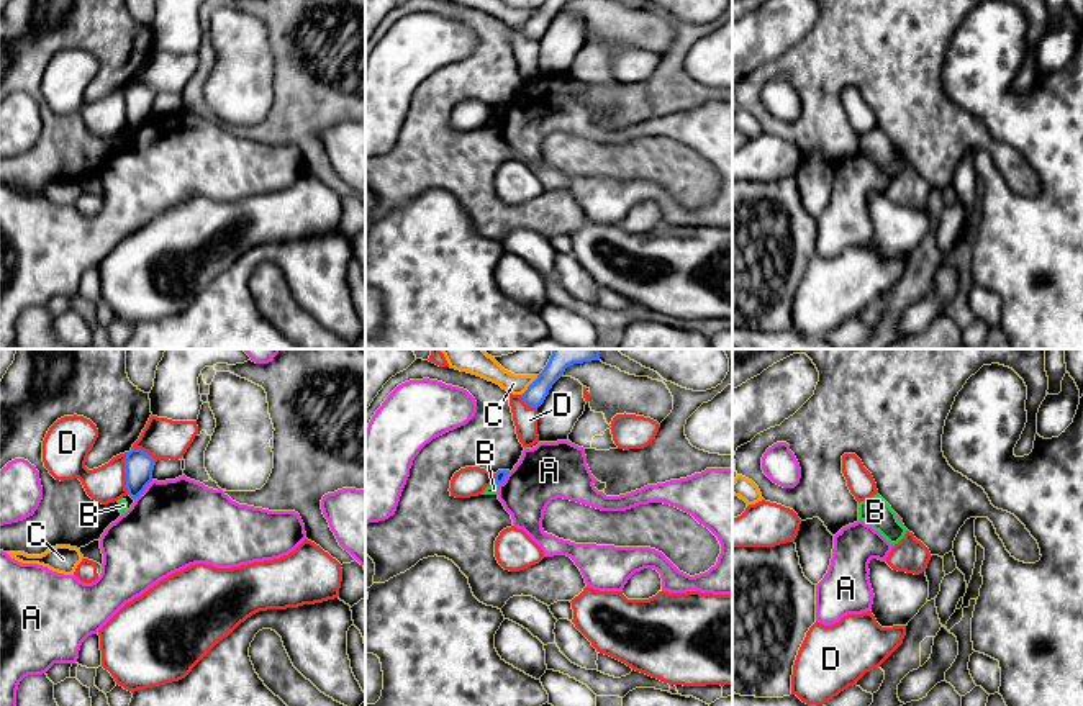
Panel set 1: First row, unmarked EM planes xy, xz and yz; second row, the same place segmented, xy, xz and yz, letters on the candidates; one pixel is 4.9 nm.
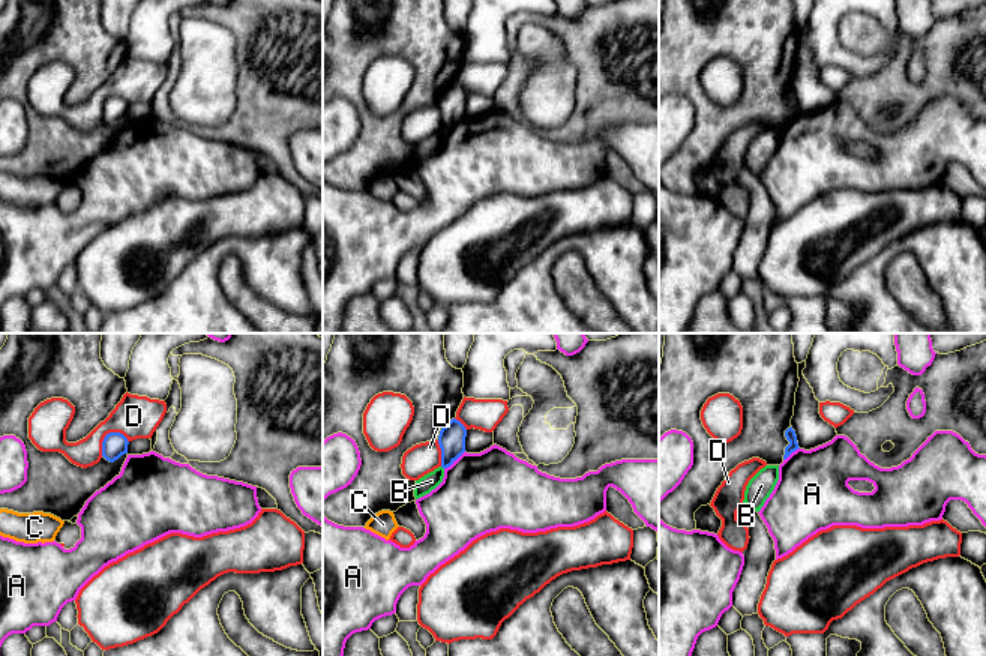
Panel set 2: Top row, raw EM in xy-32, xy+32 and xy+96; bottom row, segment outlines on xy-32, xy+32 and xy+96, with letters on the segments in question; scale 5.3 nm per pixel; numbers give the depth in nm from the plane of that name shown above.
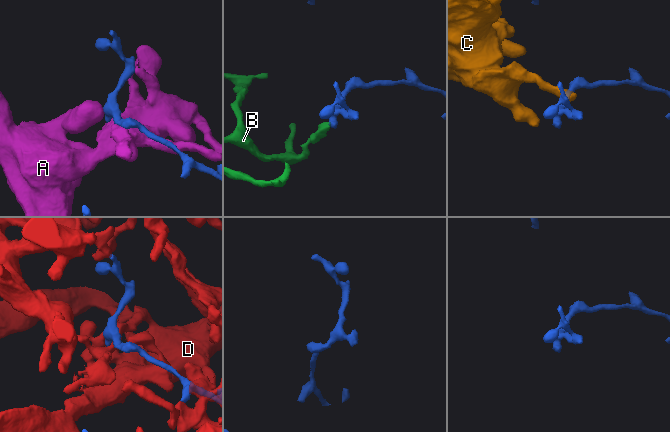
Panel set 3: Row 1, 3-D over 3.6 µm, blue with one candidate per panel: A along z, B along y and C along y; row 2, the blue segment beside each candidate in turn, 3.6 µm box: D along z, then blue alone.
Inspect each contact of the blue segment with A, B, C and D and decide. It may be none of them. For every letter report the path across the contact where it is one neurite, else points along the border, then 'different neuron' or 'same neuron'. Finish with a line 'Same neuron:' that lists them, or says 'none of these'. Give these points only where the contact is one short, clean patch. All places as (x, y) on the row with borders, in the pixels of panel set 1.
A: different neuron
B: border xz (495, 480), (497, 485); different neuron
C: different neuron
D: different neuron
Same neuron: none of these

